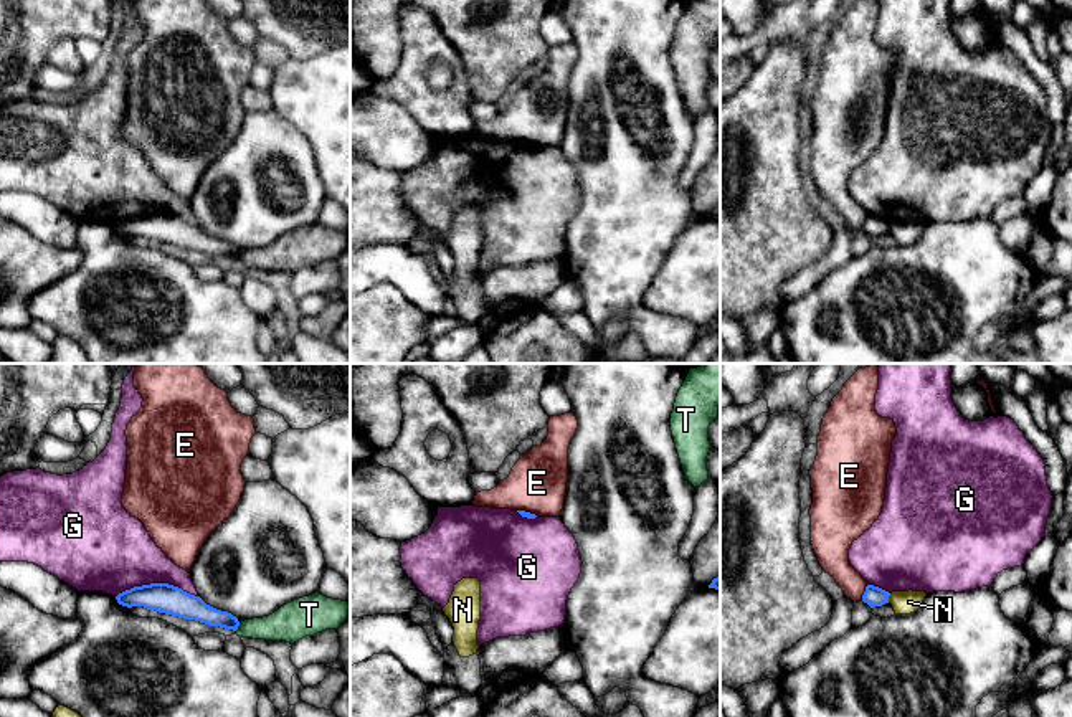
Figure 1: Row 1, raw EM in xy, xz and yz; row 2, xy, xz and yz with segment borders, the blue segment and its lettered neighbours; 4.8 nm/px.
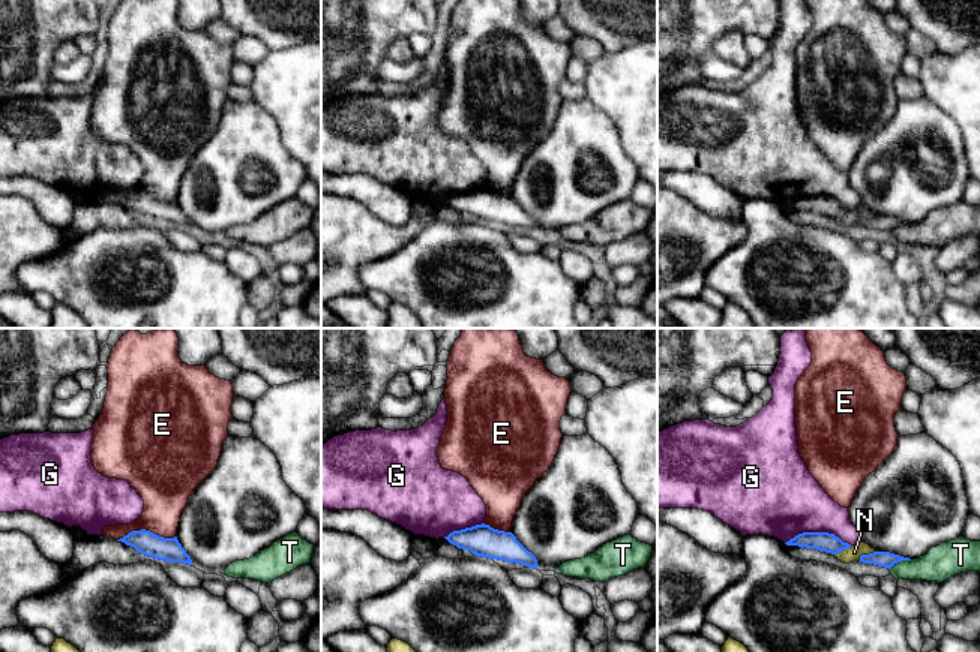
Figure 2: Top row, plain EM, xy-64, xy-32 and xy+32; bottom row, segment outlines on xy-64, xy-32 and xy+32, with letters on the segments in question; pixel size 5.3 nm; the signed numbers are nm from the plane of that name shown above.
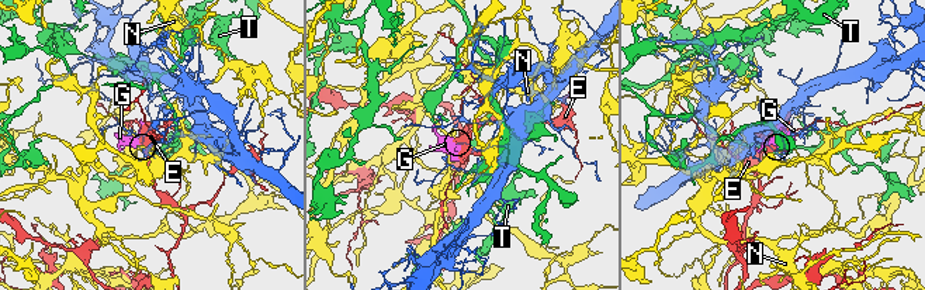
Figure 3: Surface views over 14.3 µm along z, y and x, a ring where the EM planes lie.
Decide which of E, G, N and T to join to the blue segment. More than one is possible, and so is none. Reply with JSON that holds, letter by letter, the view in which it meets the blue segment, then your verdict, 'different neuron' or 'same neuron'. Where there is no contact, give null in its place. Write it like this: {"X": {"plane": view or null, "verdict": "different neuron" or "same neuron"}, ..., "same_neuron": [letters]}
{"E": {"plane": "yz", "verdict": "different neuron"}, "G": {"plane": "xy", "verdict": "different neuron"}, "N": {"plane": "yz", "verdict": "different neuron"}, "T": {"plane": "xy", "verdict": "different neuron"}, "same_neuron": []}

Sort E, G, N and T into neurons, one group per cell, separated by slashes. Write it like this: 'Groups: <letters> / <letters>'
Groups: E / G T / N

